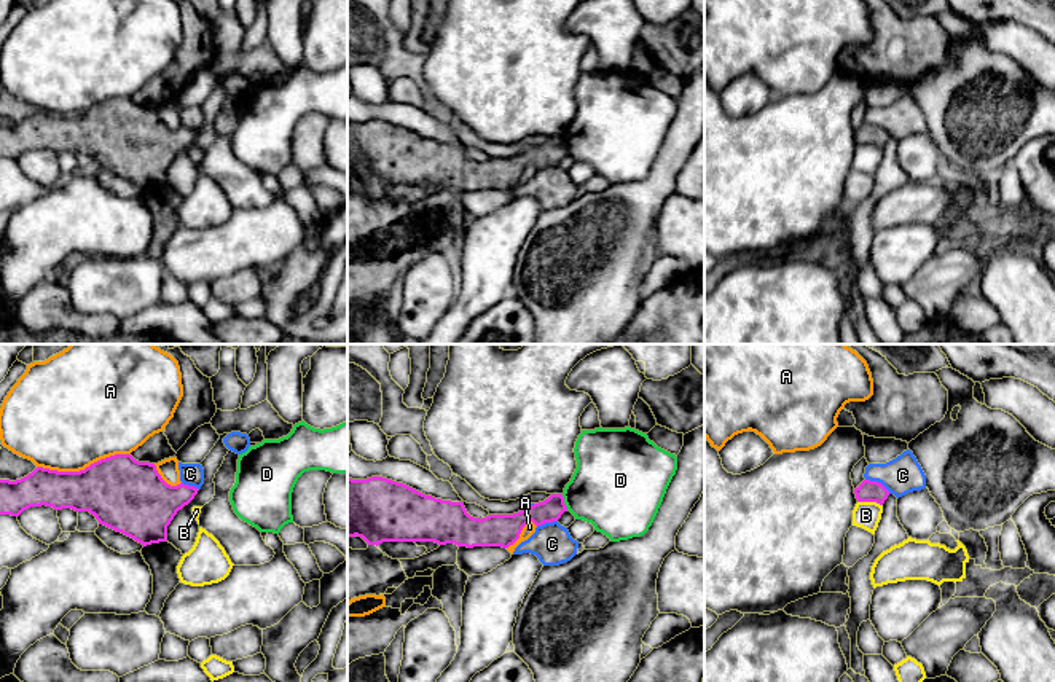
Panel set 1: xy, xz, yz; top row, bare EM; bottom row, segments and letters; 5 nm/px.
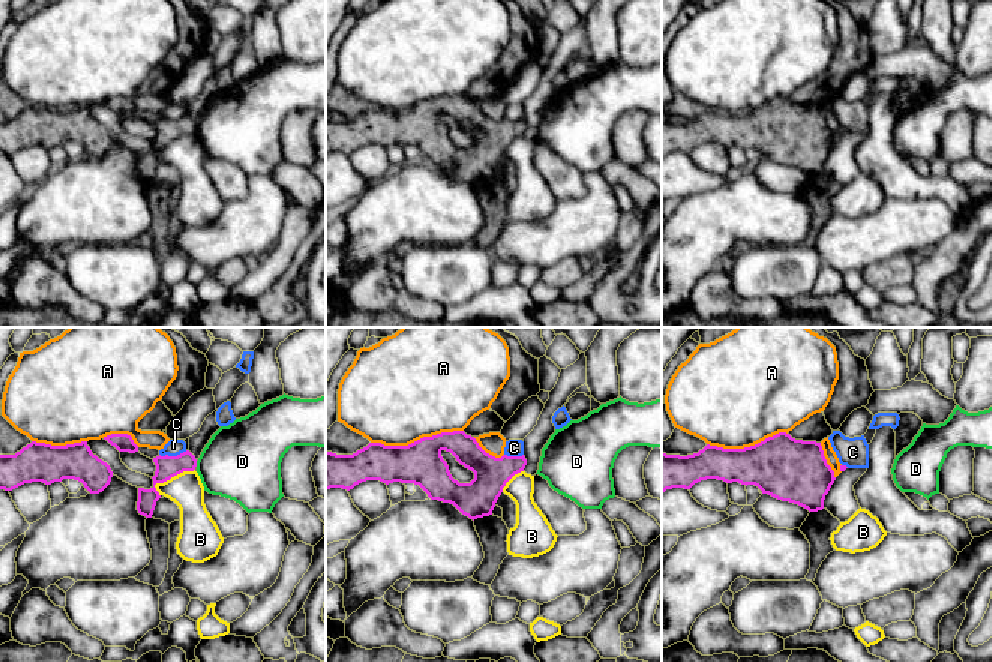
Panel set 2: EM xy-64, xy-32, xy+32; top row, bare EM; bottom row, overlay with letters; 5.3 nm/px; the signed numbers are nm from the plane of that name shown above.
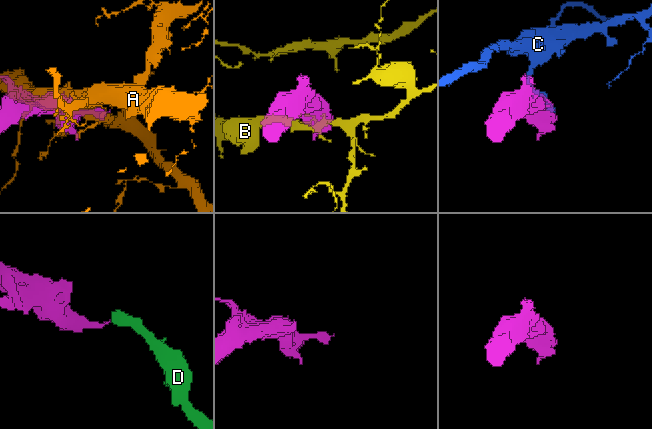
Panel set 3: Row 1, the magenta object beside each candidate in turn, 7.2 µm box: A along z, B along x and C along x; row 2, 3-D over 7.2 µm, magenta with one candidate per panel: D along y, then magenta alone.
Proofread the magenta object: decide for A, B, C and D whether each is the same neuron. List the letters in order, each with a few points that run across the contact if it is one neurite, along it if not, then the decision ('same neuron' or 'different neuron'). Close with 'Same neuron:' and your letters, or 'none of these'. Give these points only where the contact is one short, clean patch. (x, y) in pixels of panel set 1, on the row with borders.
A: different neuron
B: yz (858, 501), (875, 501), (882, 505) | different neuron
C: yz (866, 478), (877, 480), (890, 493) | different neuron
D: different neuron
Same neuron: none of these

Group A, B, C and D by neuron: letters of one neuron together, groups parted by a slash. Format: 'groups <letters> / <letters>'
groups A / B / C / D

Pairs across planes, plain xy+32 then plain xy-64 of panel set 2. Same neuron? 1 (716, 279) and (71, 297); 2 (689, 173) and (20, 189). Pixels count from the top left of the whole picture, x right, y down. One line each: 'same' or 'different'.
1: same
2: same

